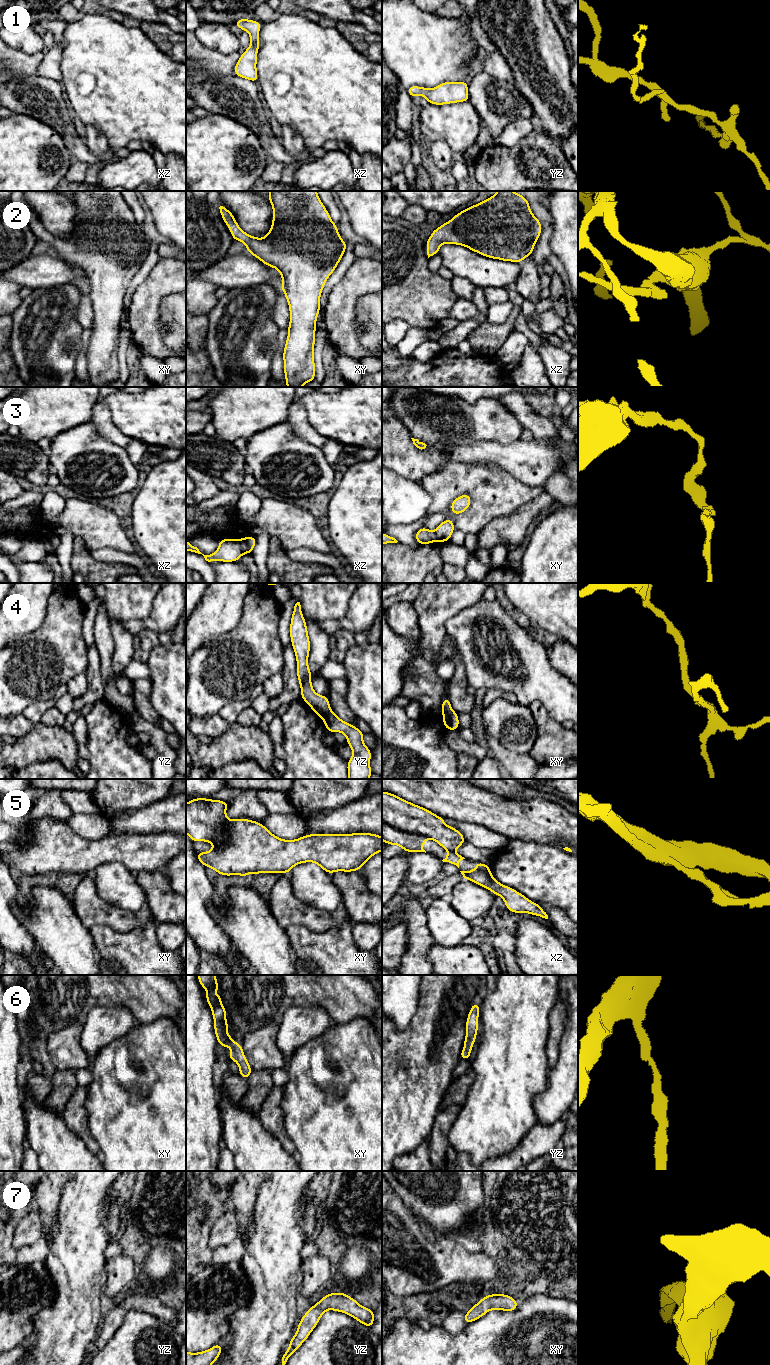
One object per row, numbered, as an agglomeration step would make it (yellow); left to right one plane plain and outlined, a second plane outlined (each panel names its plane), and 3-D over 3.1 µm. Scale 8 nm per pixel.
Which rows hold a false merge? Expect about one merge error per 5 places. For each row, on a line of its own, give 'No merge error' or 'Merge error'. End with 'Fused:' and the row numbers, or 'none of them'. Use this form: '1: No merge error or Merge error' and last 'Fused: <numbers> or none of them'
1: No merge error
2: No merge error
3: Merge error
4: Merge error
5: No merge error
6: No merge error
7: No merge error
Fused: 3, 4

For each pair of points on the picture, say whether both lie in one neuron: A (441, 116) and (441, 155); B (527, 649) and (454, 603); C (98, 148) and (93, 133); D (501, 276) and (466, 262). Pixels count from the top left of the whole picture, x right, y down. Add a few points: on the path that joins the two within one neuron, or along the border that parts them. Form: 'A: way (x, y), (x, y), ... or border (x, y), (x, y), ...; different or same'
A: border (430, 142), (444, 140), (454, 152); different
B: border (482, 597), (451, 617), (445, 624); different
C: way (98, 144), (94, 137); same
D: way (492, 273), (481, 271), (475, 267); same

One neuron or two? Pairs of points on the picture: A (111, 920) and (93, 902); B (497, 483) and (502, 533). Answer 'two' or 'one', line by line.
A: one
B: two

